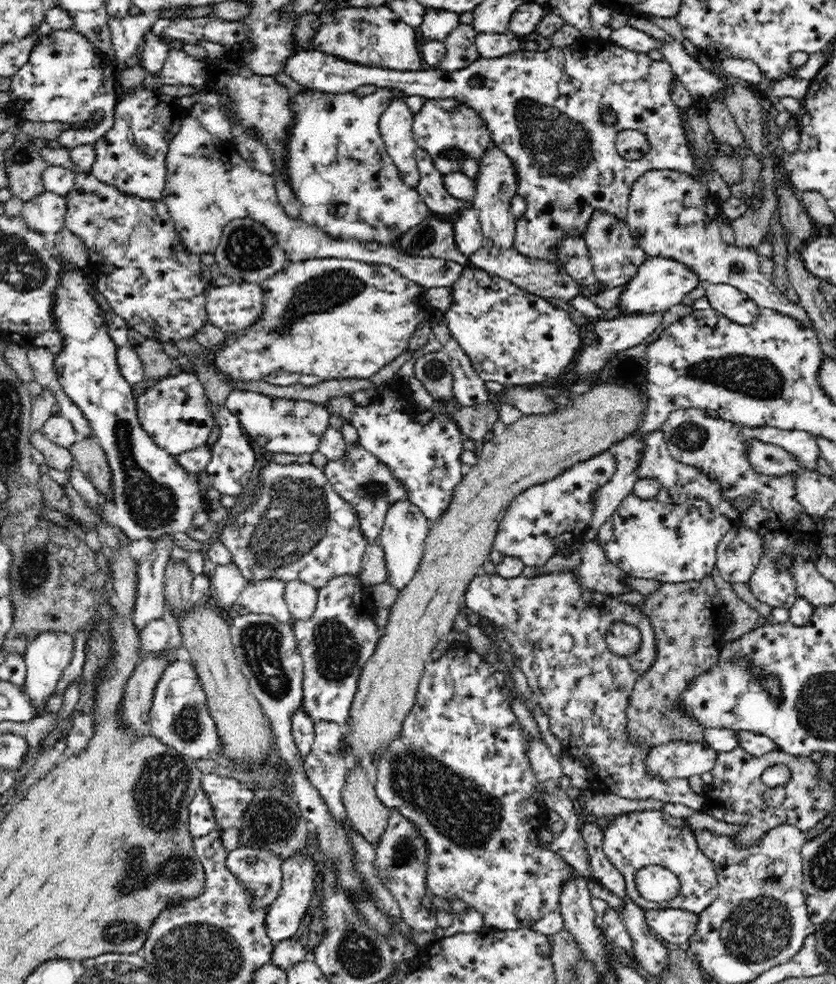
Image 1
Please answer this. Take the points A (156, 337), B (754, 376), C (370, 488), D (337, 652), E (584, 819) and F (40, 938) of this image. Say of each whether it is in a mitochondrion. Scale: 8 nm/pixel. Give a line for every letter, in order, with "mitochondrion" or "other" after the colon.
A: other
B: mitochondrion
C: mitochondrion
D: mitochondrion
E: other
F: other

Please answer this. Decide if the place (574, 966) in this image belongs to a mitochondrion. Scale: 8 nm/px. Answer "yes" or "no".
yes

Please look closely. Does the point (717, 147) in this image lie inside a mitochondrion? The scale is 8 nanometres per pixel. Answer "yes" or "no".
no

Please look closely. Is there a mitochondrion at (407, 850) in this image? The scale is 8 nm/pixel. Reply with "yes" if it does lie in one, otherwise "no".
yes

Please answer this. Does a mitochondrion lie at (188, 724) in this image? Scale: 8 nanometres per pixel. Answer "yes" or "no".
yes

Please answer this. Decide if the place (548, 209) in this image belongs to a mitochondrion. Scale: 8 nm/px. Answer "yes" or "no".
no

